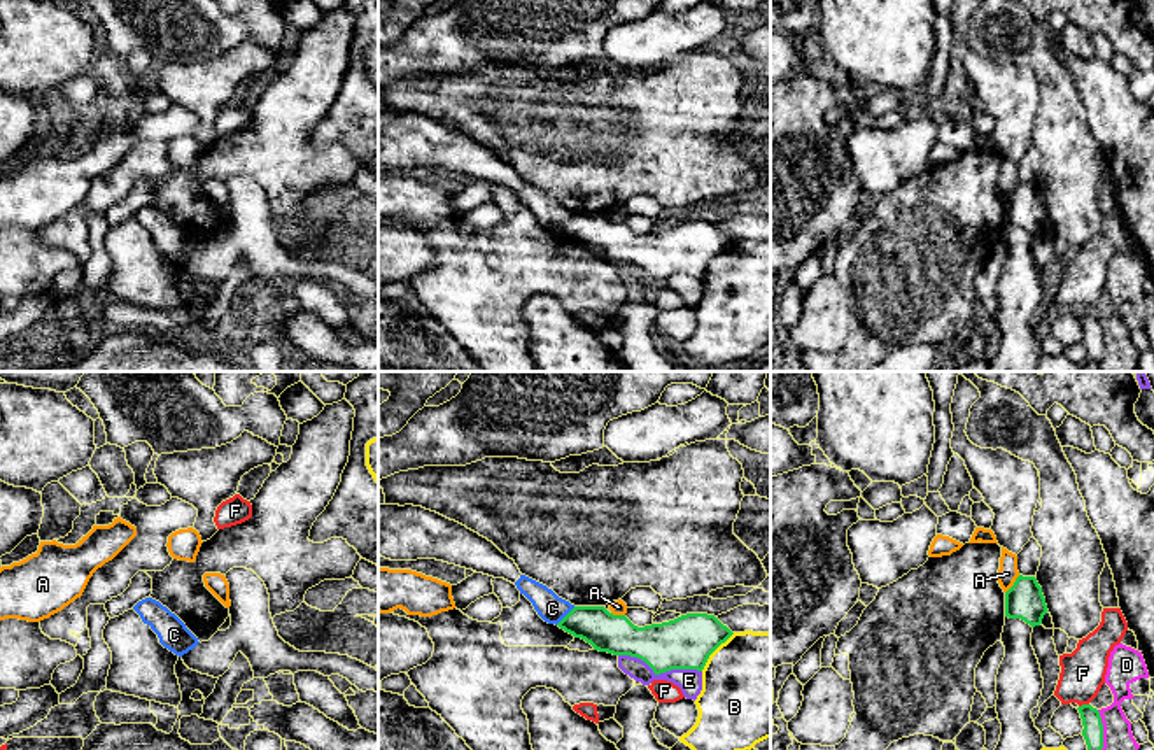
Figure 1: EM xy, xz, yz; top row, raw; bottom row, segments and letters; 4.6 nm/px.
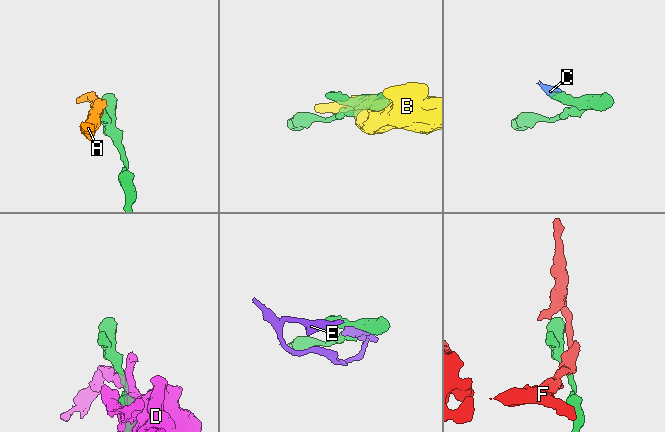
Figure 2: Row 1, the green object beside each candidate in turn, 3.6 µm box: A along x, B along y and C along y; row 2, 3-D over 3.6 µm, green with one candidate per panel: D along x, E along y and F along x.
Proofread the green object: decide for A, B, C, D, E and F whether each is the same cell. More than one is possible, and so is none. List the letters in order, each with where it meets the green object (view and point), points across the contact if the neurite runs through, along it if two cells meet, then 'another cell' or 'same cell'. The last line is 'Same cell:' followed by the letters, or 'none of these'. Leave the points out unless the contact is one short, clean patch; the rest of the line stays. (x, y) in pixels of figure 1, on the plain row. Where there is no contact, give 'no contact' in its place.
A: contact yz (1014, 191); border yz (1020, 183), (1006, 200); another cell
B: contact xz (715, 256); another cell
C: contact xz (566, 223); border xz (575, 214), (555, 232); another cell
D: contact yz (1102, 340); another cell
E: contact xz (661, 279); another cell
F: contact yz (1083, 312); border yz (1088, 311), (1079, 314); another cell
Same cell: none of these

